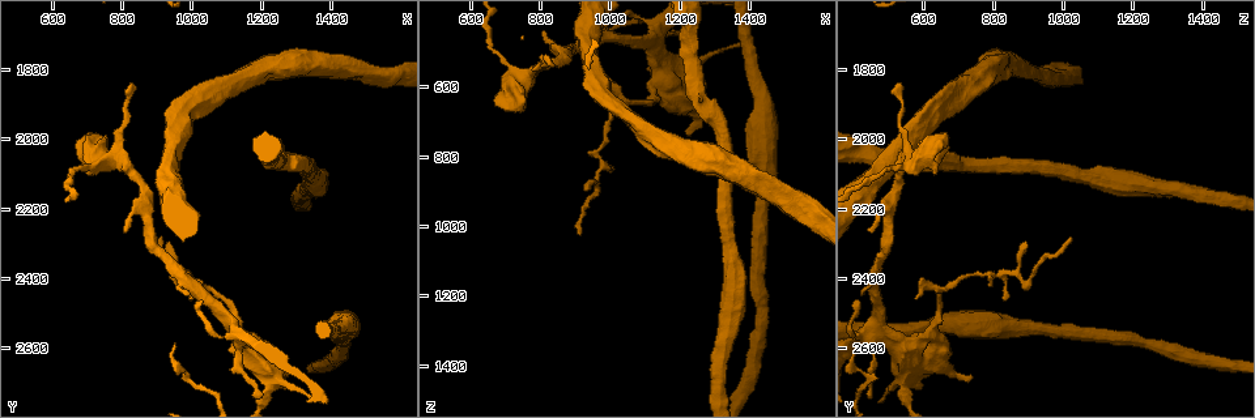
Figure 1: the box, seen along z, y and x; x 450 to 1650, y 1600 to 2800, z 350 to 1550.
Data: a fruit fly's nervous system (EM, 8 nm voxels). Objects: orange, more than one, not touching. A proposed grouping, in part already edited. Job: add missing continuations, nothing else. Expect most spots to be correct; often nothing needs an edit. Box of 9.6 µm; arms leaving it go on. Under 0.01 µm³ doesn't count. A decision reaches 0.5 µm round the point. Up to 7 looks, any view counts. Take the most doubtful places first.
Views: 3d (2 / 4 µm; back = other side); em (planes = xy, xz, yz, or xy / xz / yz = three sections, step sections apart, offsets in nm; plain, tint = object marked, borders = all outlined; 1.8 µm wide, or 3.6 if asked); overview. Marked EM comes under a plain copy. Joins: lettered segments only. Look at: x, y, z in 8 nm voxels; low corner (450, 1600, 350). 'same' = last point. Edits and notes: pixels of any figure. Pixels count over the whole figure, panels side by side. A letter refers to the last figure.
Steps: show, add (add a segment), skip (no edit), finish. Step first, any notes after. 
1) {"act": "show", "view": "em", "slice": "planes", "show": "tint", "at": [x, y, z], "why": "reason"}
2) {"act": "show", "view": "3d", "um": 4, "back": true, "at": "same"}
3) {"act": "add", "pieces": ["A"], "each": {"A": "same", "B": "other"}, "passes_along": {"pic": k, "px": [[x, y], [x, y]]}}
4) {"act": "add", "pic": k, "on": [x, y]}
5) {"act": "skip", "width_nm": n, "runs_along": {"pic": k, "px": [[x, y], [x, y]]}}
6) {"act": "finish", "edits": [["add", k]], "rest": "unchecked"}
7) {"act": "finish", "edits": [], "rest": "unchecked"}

{"act": "show", "view": "3d", "um": 2, "at": [800, 1950, 540], "why": "a narrow waist"}

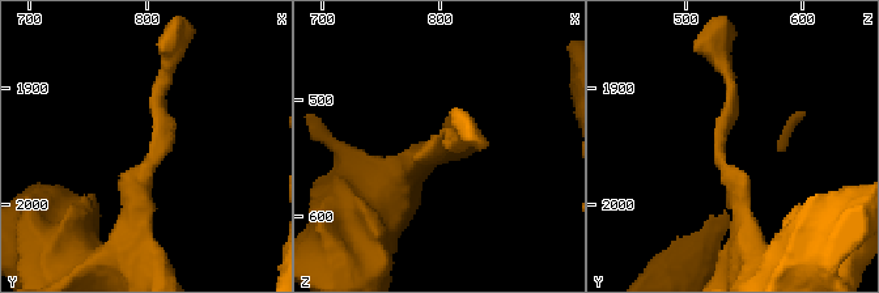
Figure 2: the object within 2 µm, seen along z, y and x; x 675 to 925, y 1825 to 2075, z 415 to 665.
{"act": "show", "view": "em", "slice": "xy", "step": 16, "show": "tint", "at": [808, 1950, 532]}

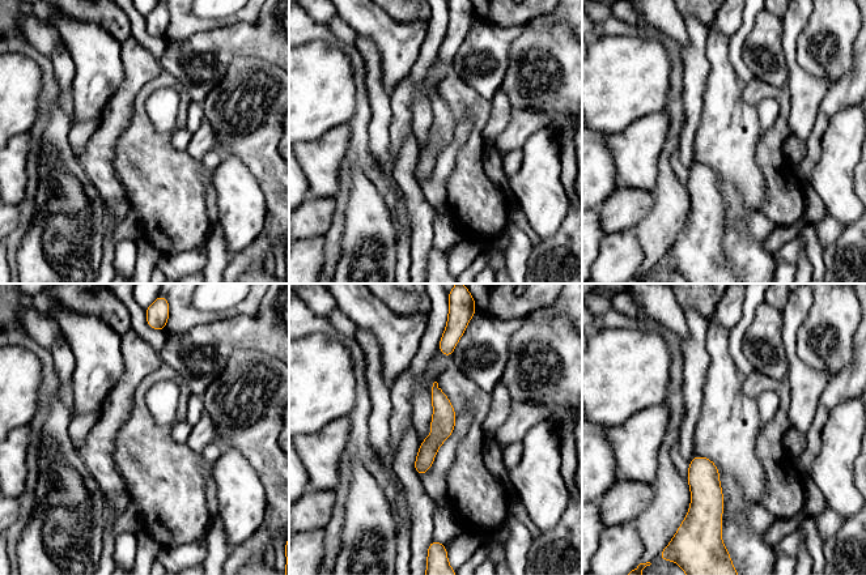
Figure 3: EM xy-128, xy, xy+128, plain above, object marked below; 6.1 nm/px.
{"act": "show", "view": "em", "slice": "xy", "step": 16, "show": "borders", "at": "same"}

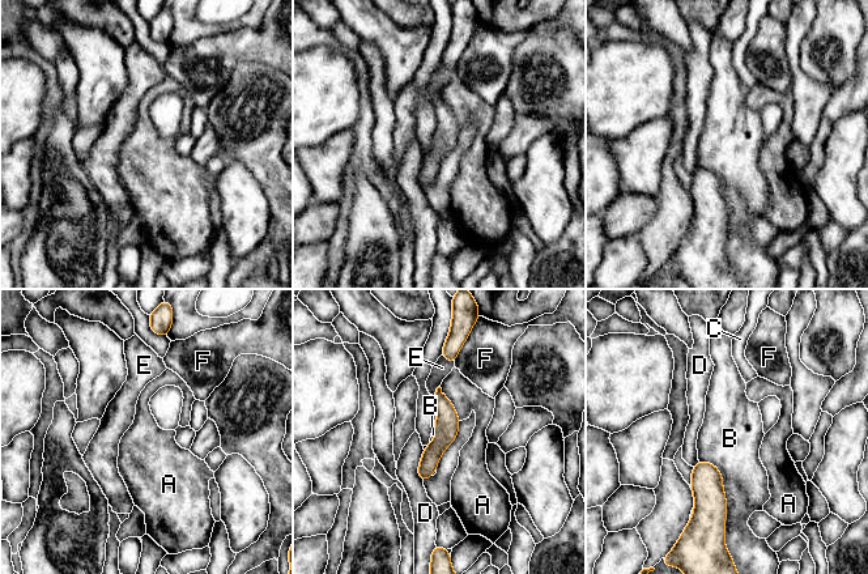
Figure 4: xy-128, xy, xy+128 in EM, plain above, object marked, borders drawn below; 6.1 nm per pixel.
{"act": "skip", "longest_contact_nm": ["B", 420], "each": {"A": "other", "B": "other", "C": "other", "D": "other", "E": "other", "F": "other"}, "runs_along": {"pic": 4, "px": [[439, 395], [443, 439], [424, 476]]}, "found": "no lettered segment goes on from it"}

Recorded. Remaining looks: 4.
{"act": "show", "view": "em", "slice": "planes", "show": "borders", "at": [1230, 2680, 740], "why": "thick end"}

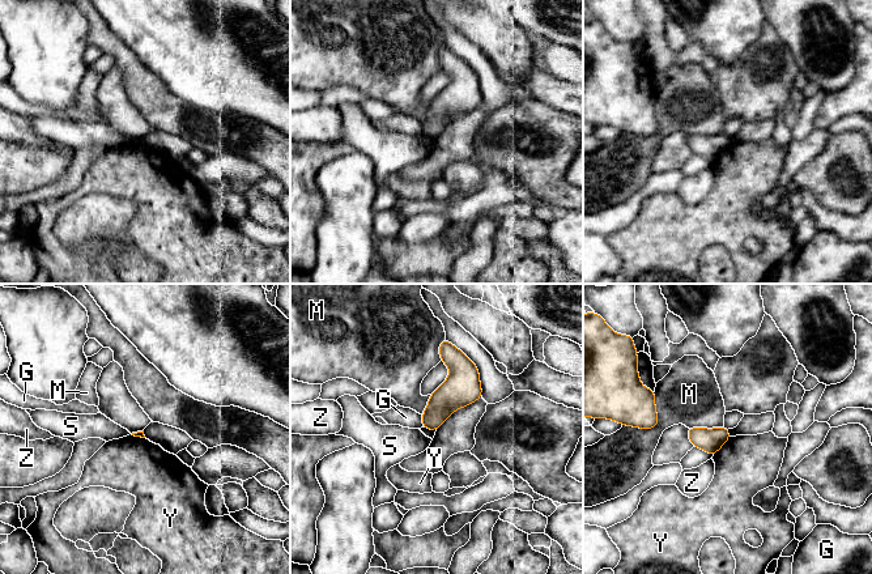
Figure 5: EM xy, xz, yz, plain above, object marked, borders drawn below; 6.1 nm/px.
{"act": "skip", "each": {"G": "other", "M": "other", "S": "other", "Y": "other", "Z": "other"}, "border": {"pic": 5, "px": [[655, 391], [658, 424], [639, 429]]}, "found": "no lettered segment goes on from it"}

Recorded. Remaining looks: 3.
{"act": "show", "view": "em", "slice": "yz", "step": 8, "show": "borders", "at": [1140, 2590, 550], "why": "two arms at a narrow angle"}

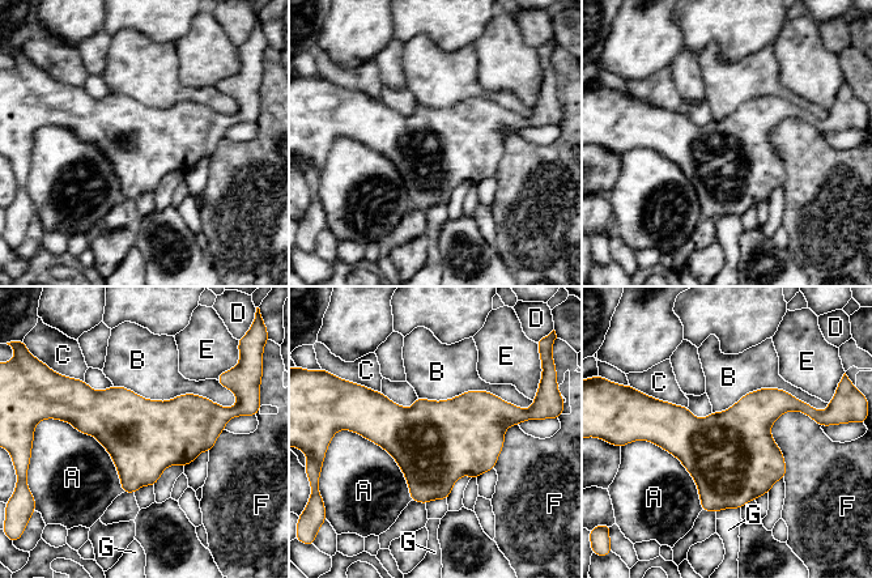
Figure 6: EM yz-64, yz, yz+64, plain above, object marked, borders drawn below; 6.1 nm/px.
{"act": "skip", "longest_contact_nm": ["B", 750], "each": {"A": "other", "B": "other", "C": "other", "D": "other", "E": "other", "F": "other", "G": "other"}, "border": {"pic": 6, "px": [[114, 385], [229, 408]]}, "found": "none of them fits"}

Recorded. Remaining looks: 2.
{"act": "finish", "edits": [], "rest": "unchecked"}

